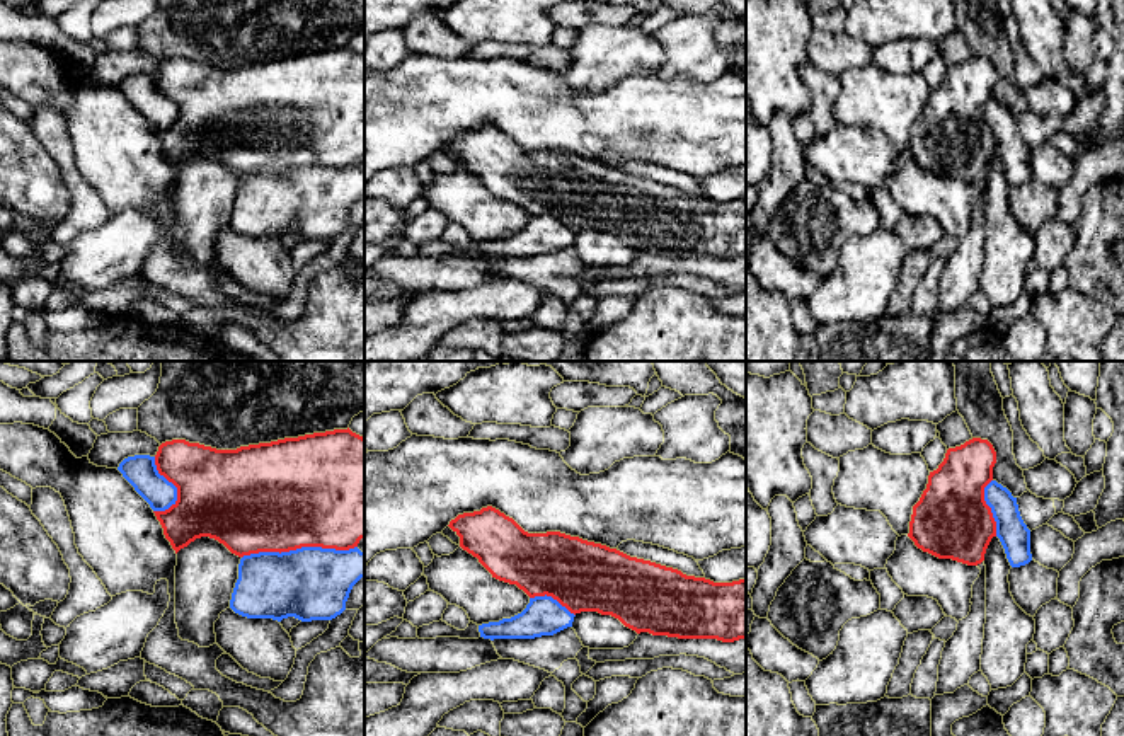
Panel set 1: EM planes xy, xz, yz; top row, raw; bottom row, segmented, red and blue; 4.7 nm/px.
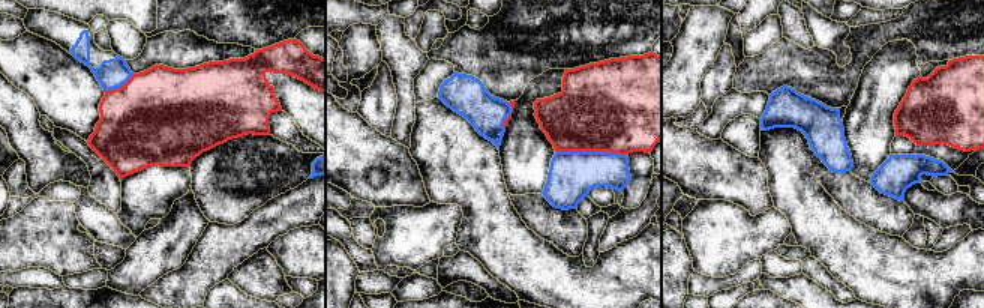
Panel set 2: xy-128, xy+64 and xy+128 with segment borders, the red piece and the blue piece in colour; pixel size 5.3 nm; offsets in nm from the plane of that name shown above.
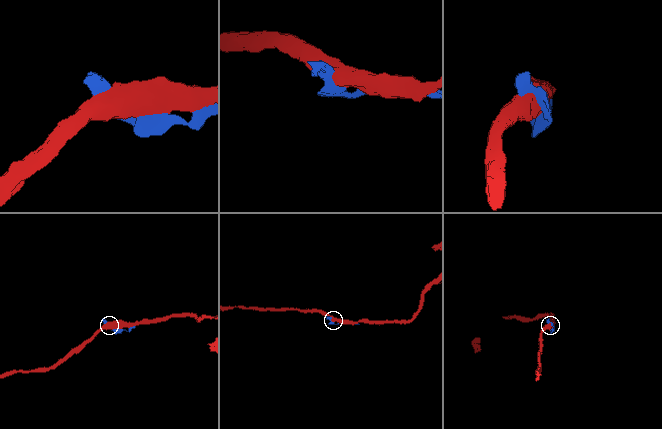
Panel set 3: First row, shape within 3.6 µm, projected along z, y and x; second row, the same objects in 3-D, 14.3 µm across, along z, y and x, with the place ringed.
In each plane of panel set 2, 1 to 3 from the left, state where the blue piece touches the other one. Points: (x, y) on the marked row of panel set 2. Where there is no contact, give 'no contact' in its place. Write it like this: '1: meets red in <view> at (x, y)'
1: meets red in xy-128 at (122, 86)
2: meets red in xy+64 at (591, 150)
3: no contact

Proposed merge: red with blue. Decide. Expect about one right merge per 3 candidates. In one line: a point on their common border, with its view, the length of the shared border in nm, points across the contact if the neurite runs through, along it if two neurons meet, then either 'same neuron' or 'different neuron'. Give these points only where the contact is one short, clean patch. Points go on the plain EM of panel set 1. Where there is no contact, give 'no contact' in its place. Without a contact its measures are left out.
xy (298, 166) | 550 nm | different neuron

